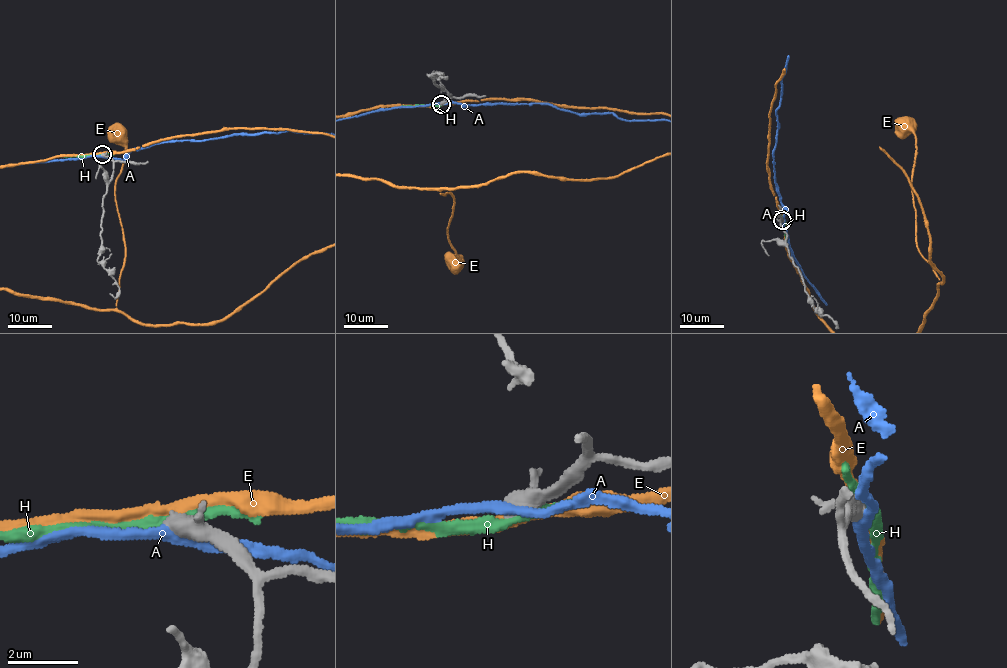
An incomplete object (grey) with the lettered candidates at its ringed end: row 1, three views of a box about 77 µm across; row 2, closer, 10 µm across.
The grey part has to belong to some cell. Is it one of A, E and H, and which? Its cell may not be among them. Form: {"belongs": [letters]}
{"belongs": []}

